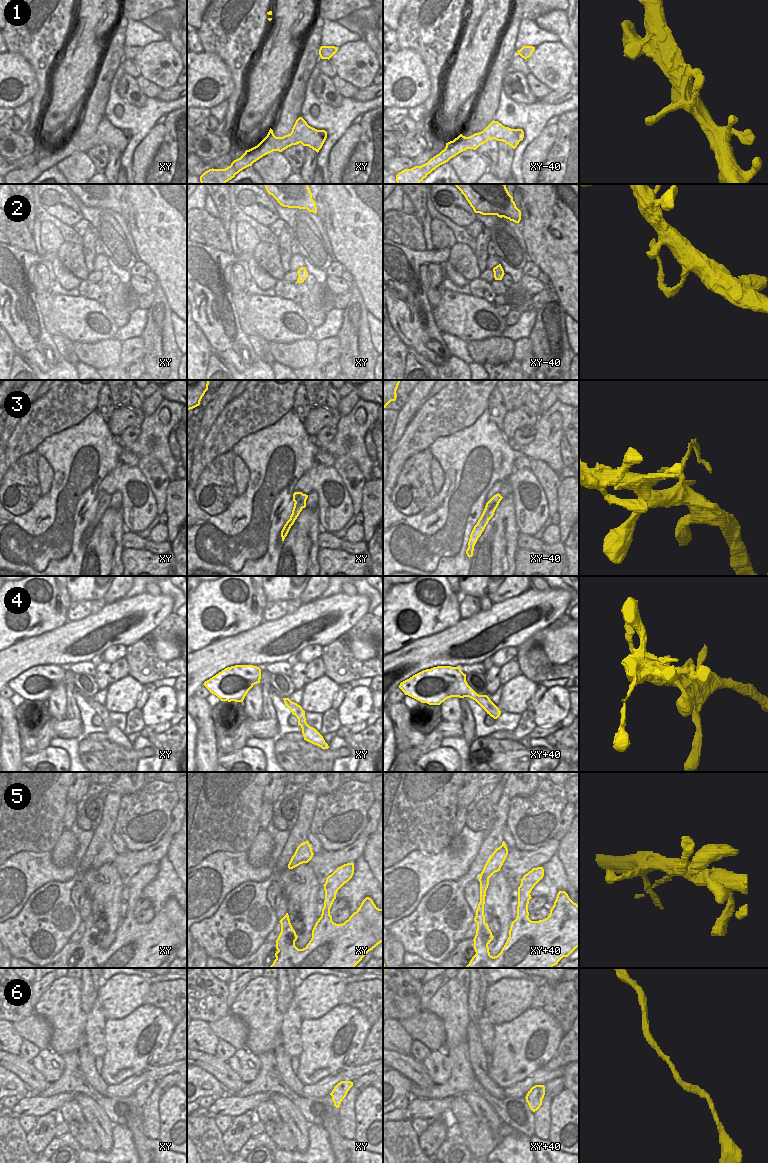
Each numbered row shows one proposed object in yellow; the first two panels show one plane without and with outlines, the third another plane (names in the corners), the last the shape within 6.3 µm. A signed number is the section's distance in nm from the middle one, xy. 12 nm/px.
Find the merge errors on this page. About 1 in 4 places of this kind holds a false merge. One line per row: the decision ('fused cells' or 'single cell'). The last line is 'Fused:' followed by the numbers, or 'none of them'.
1: single cell
2: fused cells
3: fused cells
4: single cell
5: single cell
6: fused cells
Fused: 2, 3, 6

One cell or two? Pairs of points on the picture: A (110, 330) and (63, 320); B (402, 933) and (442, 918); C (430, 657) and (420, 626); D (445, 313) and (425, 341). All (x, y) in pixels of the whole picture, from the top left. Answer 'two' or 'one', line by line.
A: one
B: one
C: two
D: two

